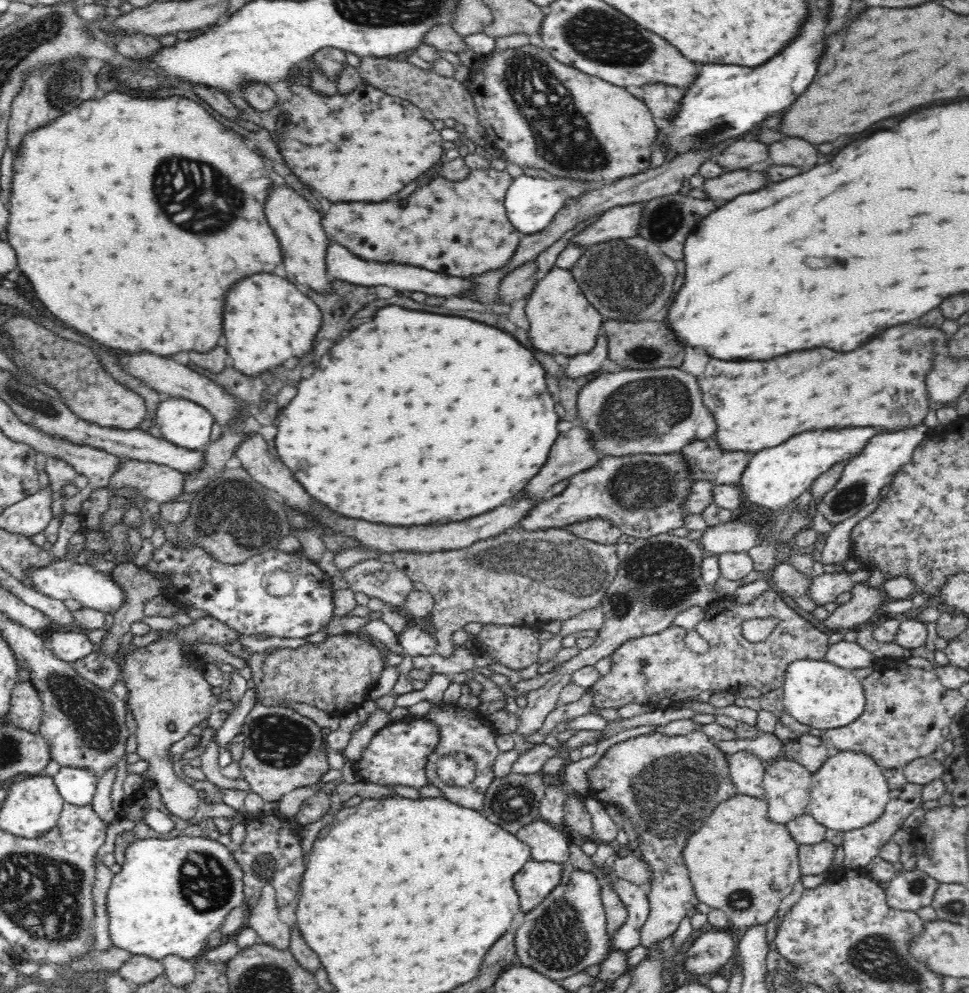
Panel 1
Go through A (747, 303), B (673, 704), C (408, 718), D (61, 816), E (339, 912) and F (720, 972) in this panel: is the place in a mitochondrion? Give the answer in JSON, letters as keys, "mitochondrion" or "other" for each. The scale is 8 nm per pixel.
{"A":"mitochondrion","B":"other","C":"other","D":"other","E":"other","F":"other"}

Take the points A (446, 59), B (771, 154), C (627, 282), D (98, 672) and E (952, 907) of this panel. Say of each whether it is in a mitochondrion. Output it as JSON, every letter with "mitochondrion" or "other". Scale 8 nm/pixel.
{"A":"other","B":"other","C":"mitochondrion","D":"mitochondrion","E":"mitochondrion"}

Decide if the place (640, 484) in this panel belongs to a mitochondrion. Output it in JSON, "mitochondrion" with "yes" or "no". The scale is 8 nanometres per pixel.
{"mitochondrion":"yes"}

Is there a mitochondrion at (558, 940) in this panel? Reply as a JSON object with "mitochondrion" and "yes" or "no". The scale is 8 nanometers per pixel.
{"mitochondrion":"yes"}

